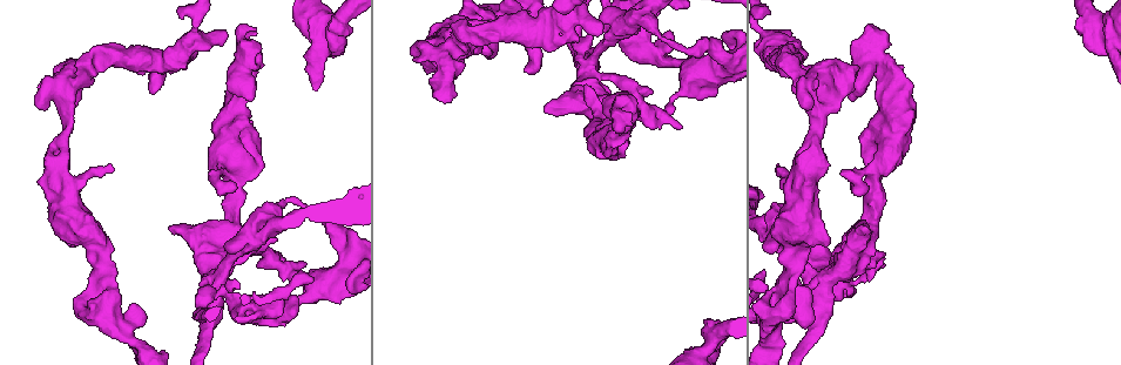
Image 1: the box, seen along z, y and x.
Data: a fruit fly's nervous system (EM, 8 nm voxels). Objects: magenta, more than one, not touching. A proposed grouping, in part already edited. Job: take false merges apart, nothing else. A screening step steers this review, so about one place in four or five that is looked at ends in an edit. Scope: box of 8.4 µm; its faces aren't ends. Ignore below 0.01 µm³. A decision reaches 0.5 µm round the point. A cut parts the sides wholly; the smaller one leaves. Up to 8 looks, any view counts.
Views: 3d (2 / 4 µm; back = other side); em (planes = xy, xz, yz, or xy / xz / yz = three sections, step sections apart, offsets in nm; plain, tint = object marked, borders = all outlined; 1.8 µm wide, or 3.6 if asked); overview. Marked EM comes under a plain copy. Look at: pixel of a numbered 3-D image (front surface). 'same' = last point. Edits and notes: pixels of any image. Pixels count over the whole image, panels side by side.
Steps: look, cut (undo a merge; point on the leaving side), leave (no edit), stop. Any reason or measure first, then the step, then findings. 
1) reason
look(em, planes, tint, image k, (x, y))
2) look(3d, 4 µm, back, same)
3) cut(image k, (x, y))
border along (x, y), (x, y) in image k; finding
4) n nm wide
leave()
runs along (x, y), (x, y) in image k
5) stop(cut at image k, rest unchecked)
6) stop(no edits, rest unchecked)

abrupt turn
look(3d, 4 µm, image 1, (626, 129))

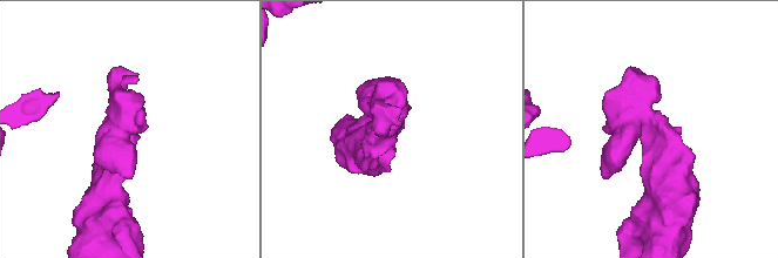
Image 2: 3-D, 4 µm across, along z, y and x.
shape alone is not enough
look(em, yz, step 8, tint, image 2, (648, 130))

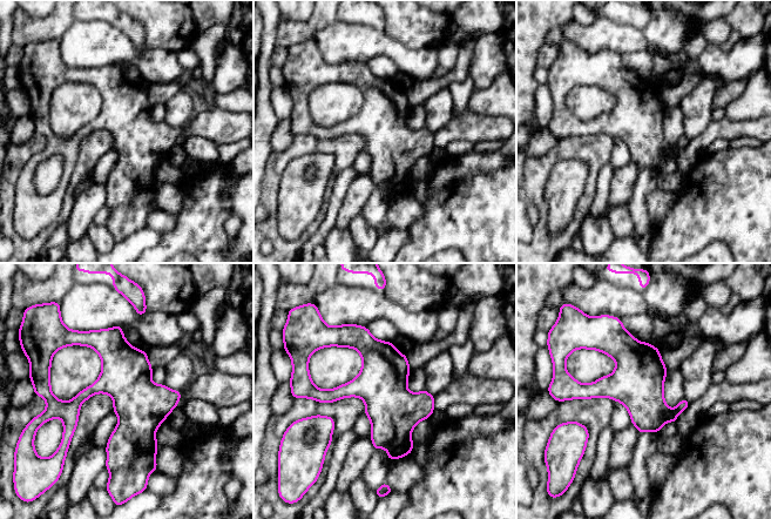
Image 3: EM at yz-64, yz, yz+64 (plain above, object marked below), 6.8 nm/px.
look(em, planes, borders, same)

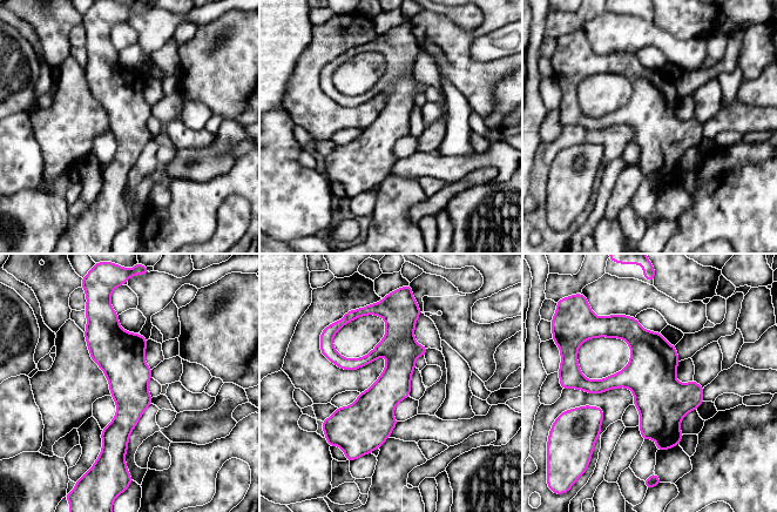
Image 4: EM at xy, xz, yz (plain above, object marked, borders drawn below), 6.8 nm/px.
leave()
all the same neuron

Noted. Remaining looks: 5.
abrupt turn
look(3d, 4 µm, image 1, (545, 21))

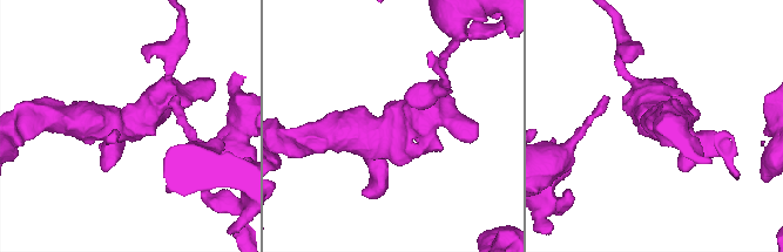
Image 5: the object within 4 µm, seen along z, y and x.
now the EM
look(em, 3.6 µm, yz, step 8, borders, image 5, (133, 126))

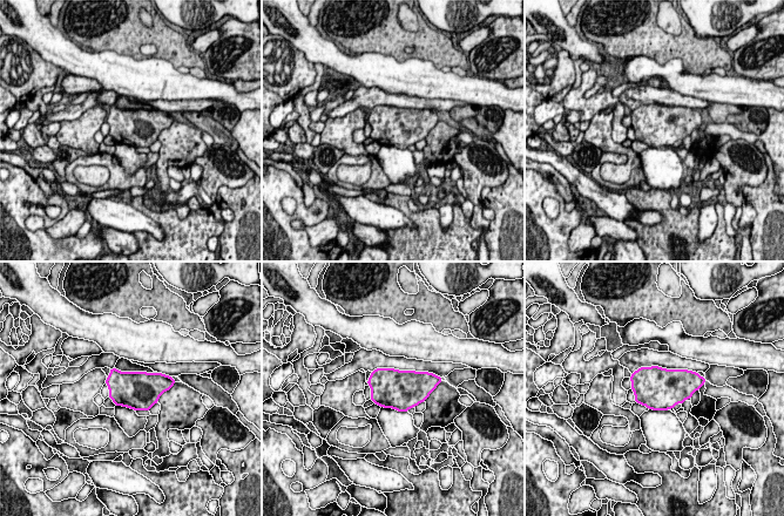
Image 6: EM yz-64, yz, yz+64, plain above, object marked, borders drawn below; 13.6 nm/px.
500 nm wide
leave()
continuous, no second neuron

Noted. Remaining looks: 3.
thick turns thin
look(3d, 4 µm, image 1, (723, 73))

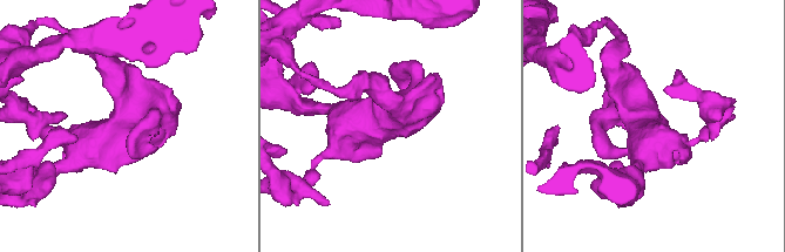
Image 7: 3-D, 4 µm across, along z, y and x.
look(em, 3.6 µm, xy, step 8, borders, same)

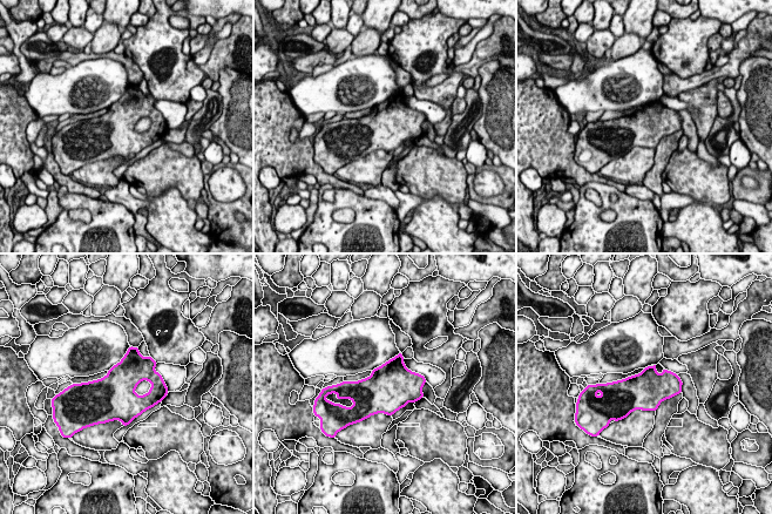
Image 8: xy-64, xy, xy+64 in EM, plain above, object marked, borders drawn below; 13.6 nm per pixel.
500 nm wide
leave()
one neuron here

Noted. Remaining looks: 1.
stop(no edits, rest unchecked)

